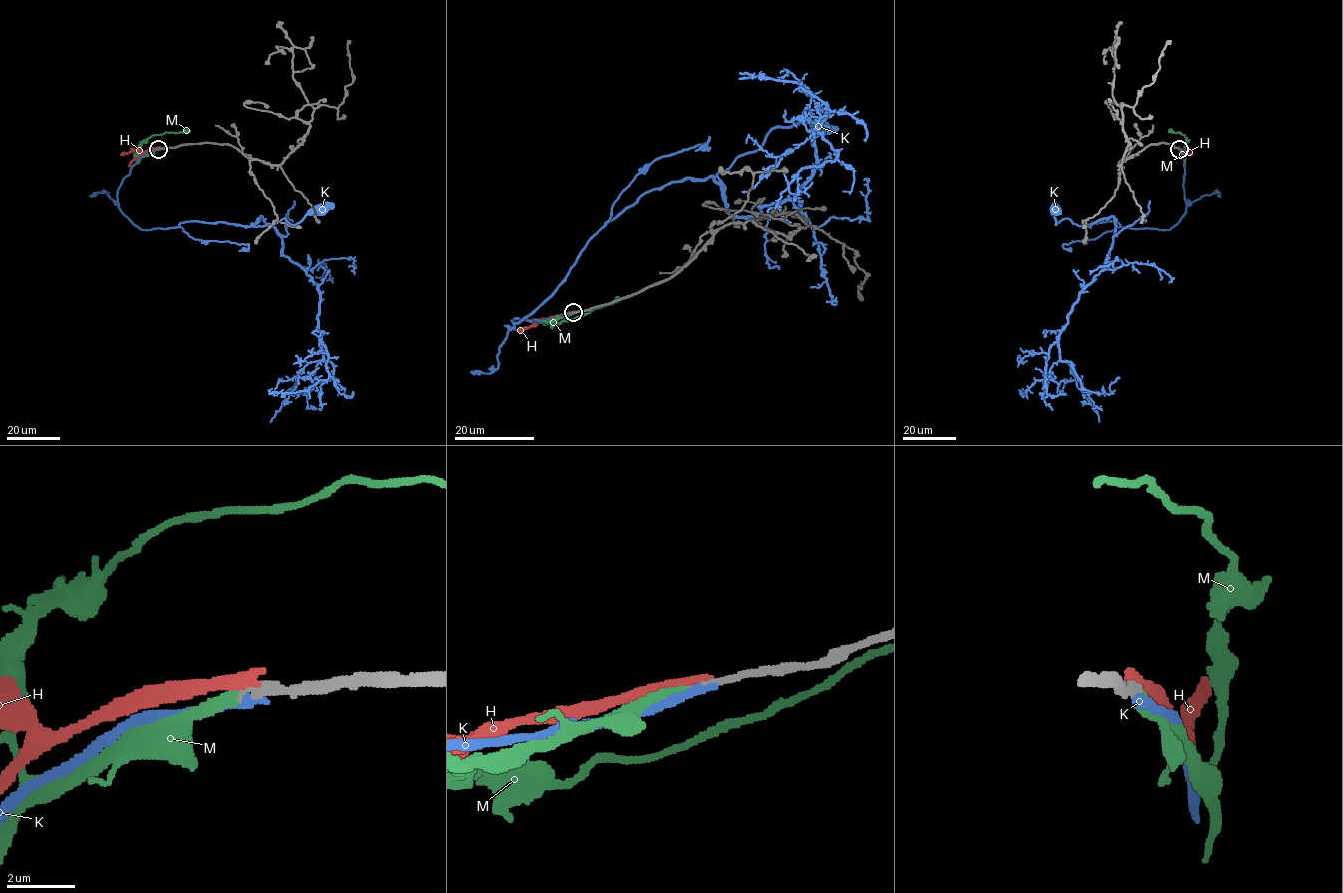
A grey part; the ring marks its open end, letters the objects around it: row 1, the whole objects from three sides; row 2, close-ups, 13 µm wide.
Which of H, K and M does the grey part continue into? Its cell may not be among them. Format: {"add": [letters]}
{"add": ["M"]}

